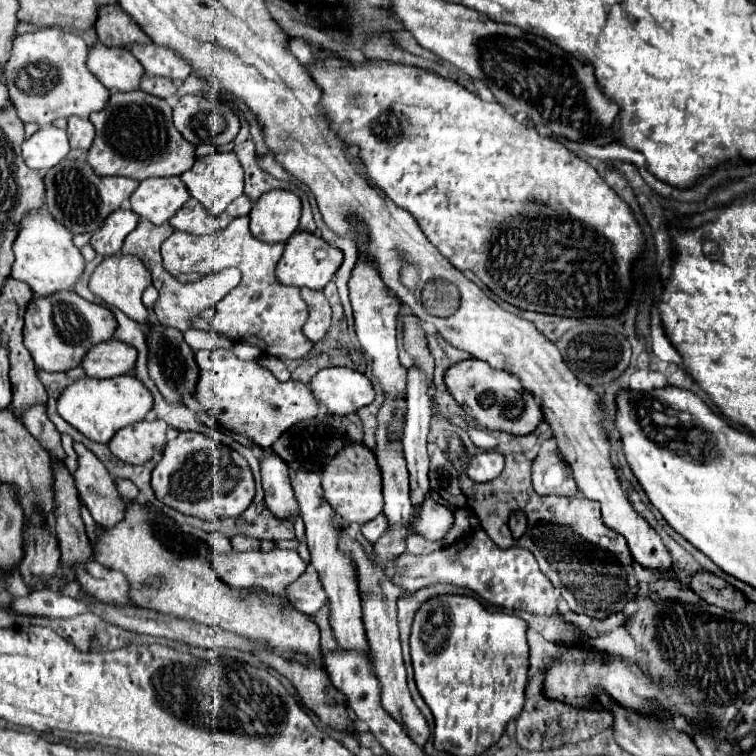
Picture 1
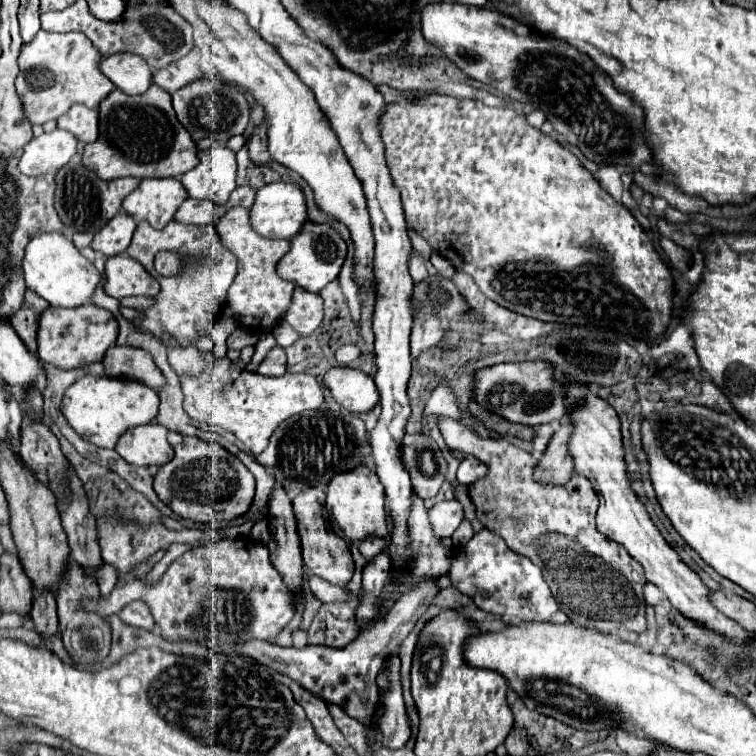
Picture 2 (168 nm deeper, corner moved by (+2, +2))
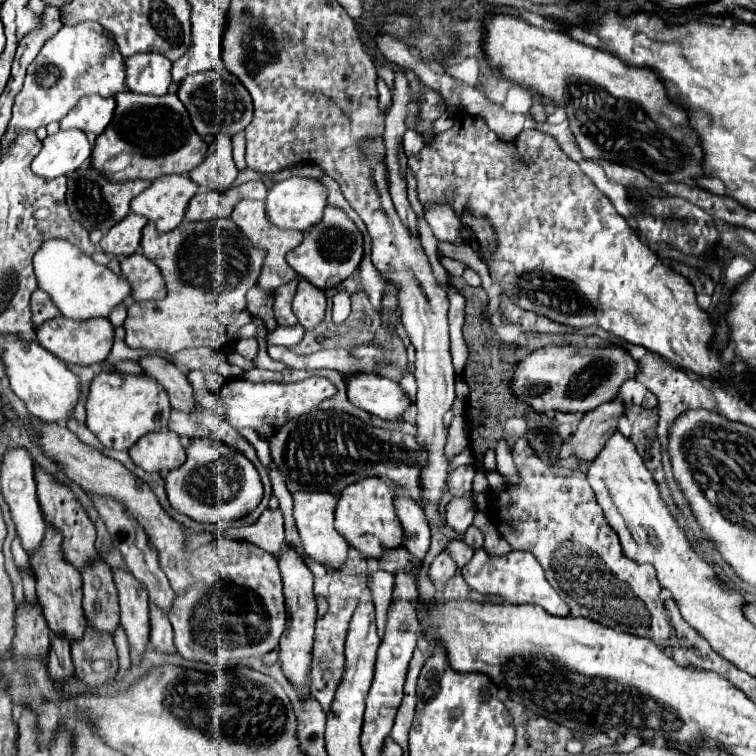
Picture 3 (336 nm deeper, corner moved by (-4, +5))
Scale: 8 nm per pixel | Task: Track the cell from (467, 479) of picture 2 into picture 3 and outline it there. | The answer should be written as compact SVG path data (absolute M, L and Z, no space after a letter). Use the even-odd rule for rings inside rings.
M458 466L448 476L448 486L452 496L466 496L472 492L472 480L474 480L476 468L474 466Z

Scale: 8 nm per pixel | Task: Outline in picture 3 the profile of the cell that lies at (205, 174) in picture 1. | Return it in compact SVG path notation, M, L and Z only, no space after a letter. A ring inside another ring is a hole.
M216 136L208 146L206 158L188 174L198 186L208 190L226 192L238 176L238 168L232 160L232 142L230 136Z

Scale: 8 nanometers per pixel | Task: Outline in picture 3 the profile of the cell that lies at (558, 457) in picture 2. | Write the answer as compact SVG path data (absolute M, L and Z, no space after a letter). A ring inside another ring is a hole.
M620 398L598 406L596 410L586 412L576 432L568 440L568 444L574 450L574 456L582 462L594 460L600 448L612 436L612 432L616 432L616 422L622 412L624 412L624 402Z

